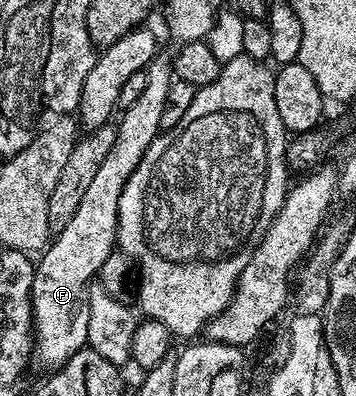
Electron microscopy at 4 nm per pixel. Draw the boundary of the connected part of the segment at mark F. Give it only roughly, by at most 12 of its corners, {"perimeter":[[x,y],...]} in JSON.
{"perimeter":[[156,57],[77,213],[35,263],[37,363],[87,347],[89,284],[116,250],[119,198],[163,127]]}

